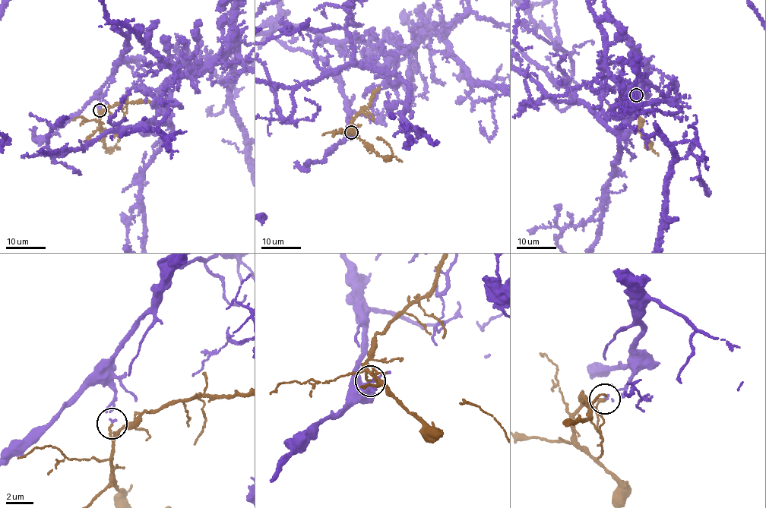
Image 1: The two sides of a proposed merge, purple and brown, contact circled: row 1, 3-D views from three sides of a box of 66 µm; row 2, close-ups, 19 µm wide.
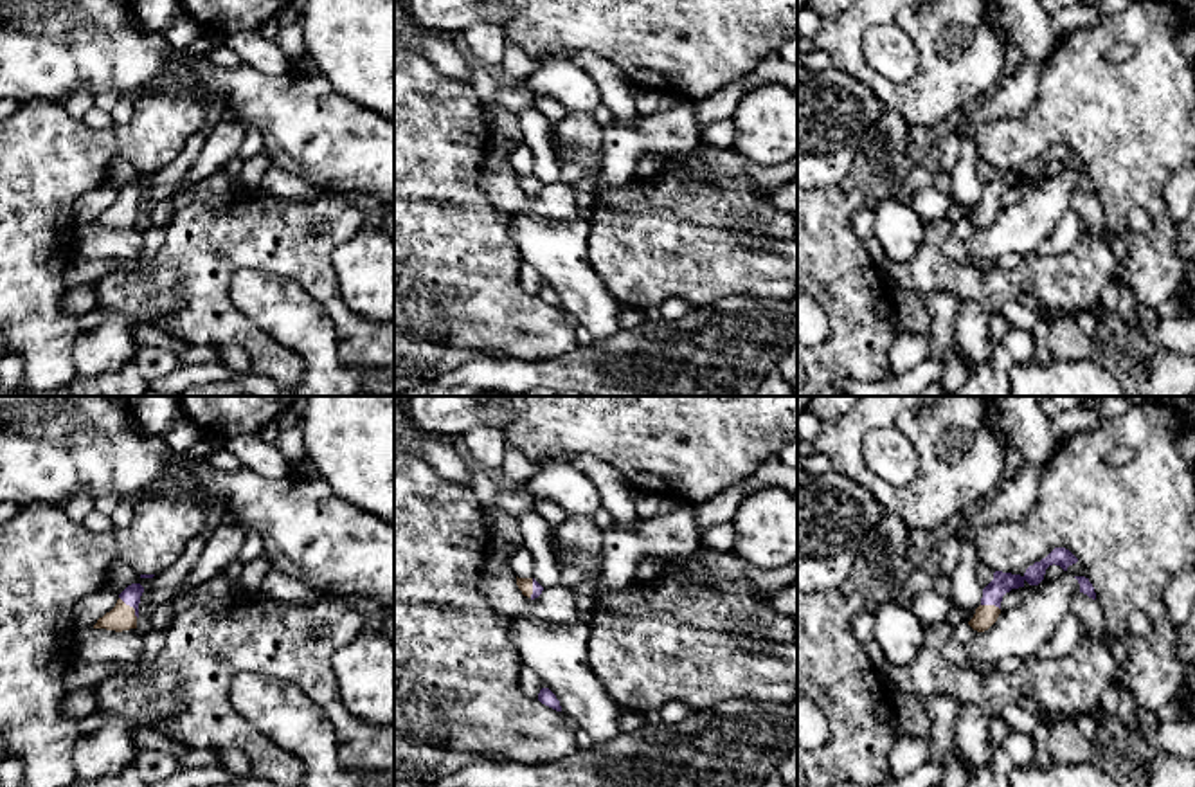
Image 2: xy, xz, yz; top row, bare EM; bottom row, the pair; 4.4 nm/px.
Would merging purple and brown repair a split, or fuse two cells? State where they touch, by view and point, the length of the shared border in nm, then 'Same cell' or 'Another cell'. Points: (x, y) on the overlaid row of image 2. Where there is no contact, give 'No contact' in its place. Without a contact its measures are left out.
Touches purple at xy (130, 606). Shared border 130 nm. Another cell

